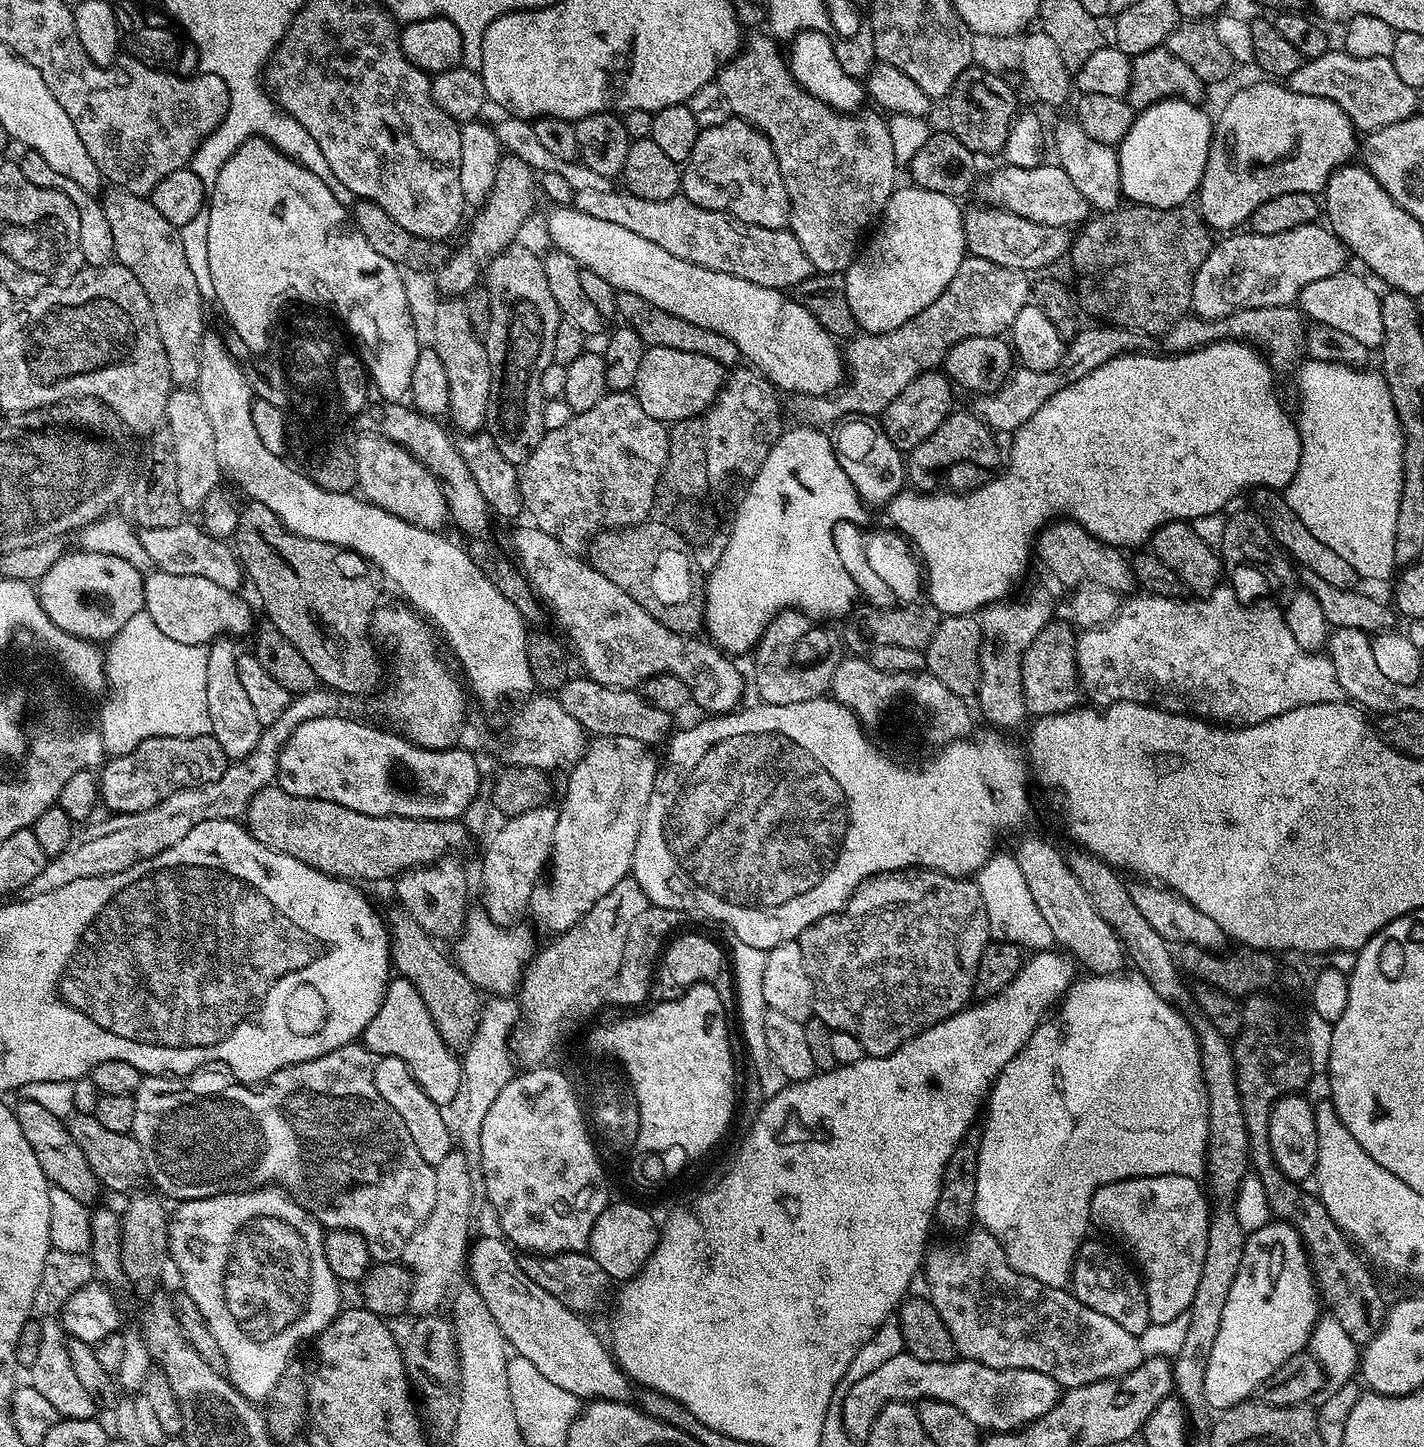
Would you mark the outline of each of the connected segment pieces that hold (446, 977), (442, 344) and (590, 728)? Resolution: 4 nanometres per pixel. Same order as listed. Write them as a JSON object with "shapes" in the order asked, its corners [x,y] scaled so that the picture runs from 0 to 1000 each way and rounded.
{"shapes":[[[[276,626],[271,630],[271,638],[274,642],[274,666],[278,669],[282,675],[287,677],[296,687],[296,692],[299,692],[299,698],[302,698],[302,704],[305,704],[305,709],[308,709],[308,715],[318,724],[328,725],[334,714],[337,706],[338,696],[338,686],[333,679],[327,676],[327,673],[320,667],[317,660],[312,661],[308,652],[291,637],[291,634],[280,626]]],[[[312,206],[308,208],[303,218],[303,235],[302,239],[310,247],[313,261],[316,266],[316,281],[314,290],[321,296],[321,299],[331,300],[338,298],[343,292],[344,278],[344,247],[340,240],[340,236],[330,225],[330,217],[327,217],[325,207]]],[[[411,467],[401,468],[390,482],[395,489],[409,502],[411,507],[416,509],[446,510],[448,513],[459,516],[470,508],[469,504],[473,498],[473,493],[454,486],[449,478],[423,474]]]]}

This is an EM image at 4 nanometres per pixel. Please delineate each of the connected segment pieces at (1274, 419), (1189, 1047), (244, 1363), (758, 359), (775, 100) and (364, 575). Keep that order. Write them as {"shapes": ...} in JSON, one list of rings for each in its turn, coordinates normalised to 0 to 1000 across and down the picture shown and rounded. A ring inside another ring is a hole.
{"shapes":[[[[855,235],[846,240],[839,240],[837,243],[828,245],[814,245],[805,246],[803,242],[790,243],[779,250],[771,253],[771,256],[765,256],[763,261],[757,261],[751,267],[743,270],[727,285],[723,290],[713,296],[711,304],[711,321],[708,324],[697,330],[689,337],[680,339],[633,339],[623,346],[624,357],[626,359],[626,364],[642,377],[648,392],[650,393],[651,414],[662,424],[676,426],[685,424],[692,419],[706,414],[713,401],[719,398],[722,393],[722,386],[726,384],[726,374],[731,365],[742,358],[749,358],[758,362],[765,369],[770,370],[774,375],[782,376],[787,380],[797,379],[808,374],[809,370],[817,362],[825,359],[836,361],[845,357],[853,357],[859,355],[860,350],[870,340],[876,341],[883,337],[904,338],[904,334],[912,328],[912,319],[914,317],[913,297],[911,291],[902,283],[899,274],[896,272],[896,265],[893,263],[895,254],[893,251],[880,238],[872,235]]],[[[784,673],[783,674],[777,674],[775,676],[763,676],[759,677],[758,679],[754,679],[746,689],[746,693],[744,695],[744,700],[742,703],[734,704],[728,710],[728,714],[722,718],[722,722],[718,724],[715,729],[711,732],[708,736],[702,740],[702,743],[699,744],[699,749],[697,750],[692,758],[692,768],[694,766],[694,772],[691,774],[691,782],[688,783],[688,794],[687,795],[687,809],[685,809],[685,837],[685,842],[687,844],[688,848],[690,851],[698,853],[698,856],[702,857],[704,864],[706,867],[706,869],[713,875],[718,880],[721,880],[723,883],[729,883],[729,886],[732,886],[735,889],[740,889],[741,890],[750,890],[753,883],[753,873],[756,871],[756,865],[758,860],[761,859],[765,853],[765,831],[767,827],[770,824],[770,822],[775,818],[779,817],[785,817],[786,815],[793,815],[794,813],[836,813],[843,814],[847,810],[847,800],[848,798],[848,757],[846,753],[846,740],[843,736],[843,719],[841,713],[839,710],[831,706],[832,700],[827,697],[824,694],[820,694],[815,688],[810,684],[808,679],[800,673],[794,673],[795,674],[789,674],[790,673]]],[[[183,820],[176,822],[169,822],[168,824],[154,824],[152,827],[147,828],[139,828],[138,829],[131,829],[123,833],[124,838],[120,838],[118,844],[118,867],[120,873],[124,873],[124,876],[126,878],[128,892],[133,894],[136,897],[136,903],[142,905],[142,911],[147,916],[147,922],[153,927],[153,930],[156,930],[156,936],[159,936],[159,949],[164,959],[169,962],[173,968],[178,969],[188,968],[192,958],[195,956],[195,952],[198,952],[199,947],[202,943],[206,942],[205,934],[208,932],[210,926],[218,927],[224,924],[225,920],[240,906],[239,901],[239,885],[236,884],[235,878],[232,878],[231,873],[229,872],[228,866],[228,852],[229,851],[227,846],[224,846],[217,838],[213,835],[209,830],[205,829],[199,821],[196,820]]],[[[390,142],[387,145],[385,163],[391,172],[403,178],[408,185],[414,185],[417,187],[417,189],[426,192],[430,199],[448,203],[448,206],[454,206],[454,209],[459,209],[459,211],[468,214],[468,217],[476,217],[476,220],[482,220],[482,223],[487,223],[487,225],[496,225],[499,228],[504,228],[504,231],[510,231],[510,234],[518,239],[520,247],[541,265],[544,265],[548,272],[581,274],[593,265],[594,249],[591,238],[587,238],[589,237],[571,220],[569,214],[556,207],[553,201],[532,198],[529,195],[524,195],[524,192],[482,181],[471,176],[471,173],[465,173],[465,170],[456,167],[456,164],[451,164],[451,162],[445,162],[445,159],[440,159],[440,156],[431,156],[431,153],[414,151],[403,142]]],[[[539,23],[528,25],[526,28],[525,26],[520,35],[506,46],[504,57],[507,59],[507,65],[510,65],[510,70],[513,70],[515,81],[529,86],[541,98],[555,137],[553,158],[558,164],[563,167],[563,173],[566,173],[566,178],[569,178],[571,186],[574,189],[593,188],[605,173],[608,163],[607,160],[610,157],[610,160],[616,154],[623,138],[631,129],[631,114],[628,101],[625,99],[624,84],[615,76],[591,79],[577,69],[572,68],[560,58],[551,37],[548,37],[547,32],[548,31]]],[[[174,346],[168,352],[169,358],[164,370],[164,381],[171,397],[174,398],[181,411],[188,429],[191,431],[202,444],[209,447],[212,455],[220,461],[223,471],[230,476],[240,480],[257,480],[268,467],[263,444],[260,440],[261,428],[267,417],[267,399],[263,393],[250,381],[232,375],[223,375],[206,370],[190,350]]]]}

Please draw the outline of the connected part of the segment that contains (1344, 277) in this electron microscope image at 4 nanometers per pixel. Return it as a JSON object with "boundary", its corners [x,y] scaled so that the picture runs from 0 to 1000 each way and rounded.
{"boundary":[[[945,187],[934,192],[920,195],[920,198],[913,201],[912,212],[919,222],[937,225],[937,228],[942,228],[942,231],[948,231],[948,234],[956,236],[956,239],[966,242],[971,236],[970,205],[970,202],[966,202],[956,191]]]}

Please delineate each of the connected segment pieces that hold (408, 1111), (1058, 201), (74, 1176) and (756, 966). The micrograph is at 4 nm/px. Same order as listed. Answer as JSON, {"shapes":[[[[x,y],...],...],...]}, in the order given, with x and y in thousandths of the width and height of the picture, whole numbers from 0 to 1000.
{"shapes":[[[[268,730],[263,733],[263,736],[263,751],[265,751],[265,756],[268,756],[268,759],[271,759],[271,762],[274,762],[275,766],[282,773],[294,798],[296,798],[296,800],[299,800],[301,804],[304,806],[309,804],[310,800],[313,800],[313,798],[319,795],[319,789],[313,778],[310,764],[302,762],[302,759],[299,759],[299,753],[296,753],[296,751],[291,748],[291,742],[288,742],[282,731]]],[[[731,112],[726,116],[715,116],[702,115],[702,117],[694,124],[691,130],[691,135],[695,142],[702,142],[706,146],[725,151],[734,156],[748,157],[758,156],[765,151],[765,142],[760,134],[757,134],[757,129],[751,126],[751,120],[746,117],[744,113]]],[[[15,760],[10,768],[13,773],[13,778],[15,778],[15,784],[18,784],[18,789],[21,789],[21,795],[27,800],[27,806],[29,806],[29,811],[32,811],[34,819],[41,822],[46,822],[46,825],[55,828],[55,831],[63,833],[67,833],[72,824],[72,819],[63,803],[60,803],[60,798],[55,795],[55,789],[49,786],[47,776],[41,771],[36,769],[32,765],[22,760]]],[[[508,641],[507,645],[511,649],[511,654],[513,656],[513,669],[517,671],[517,697],[520,699],[520,710],[522,713],[522,719],[525,721],[525,727],[528,729],[528,735],[531,737],[531,746],[537,754],[537,758],[541,758],[546,753],[549,753],[552,748],[549,739],[542,733],[541,726],[538,723],[537,714],[537,700],[538,695],[535,690],[535,670],[537,670],[537,656],[524,654],[515,643]]]]}

